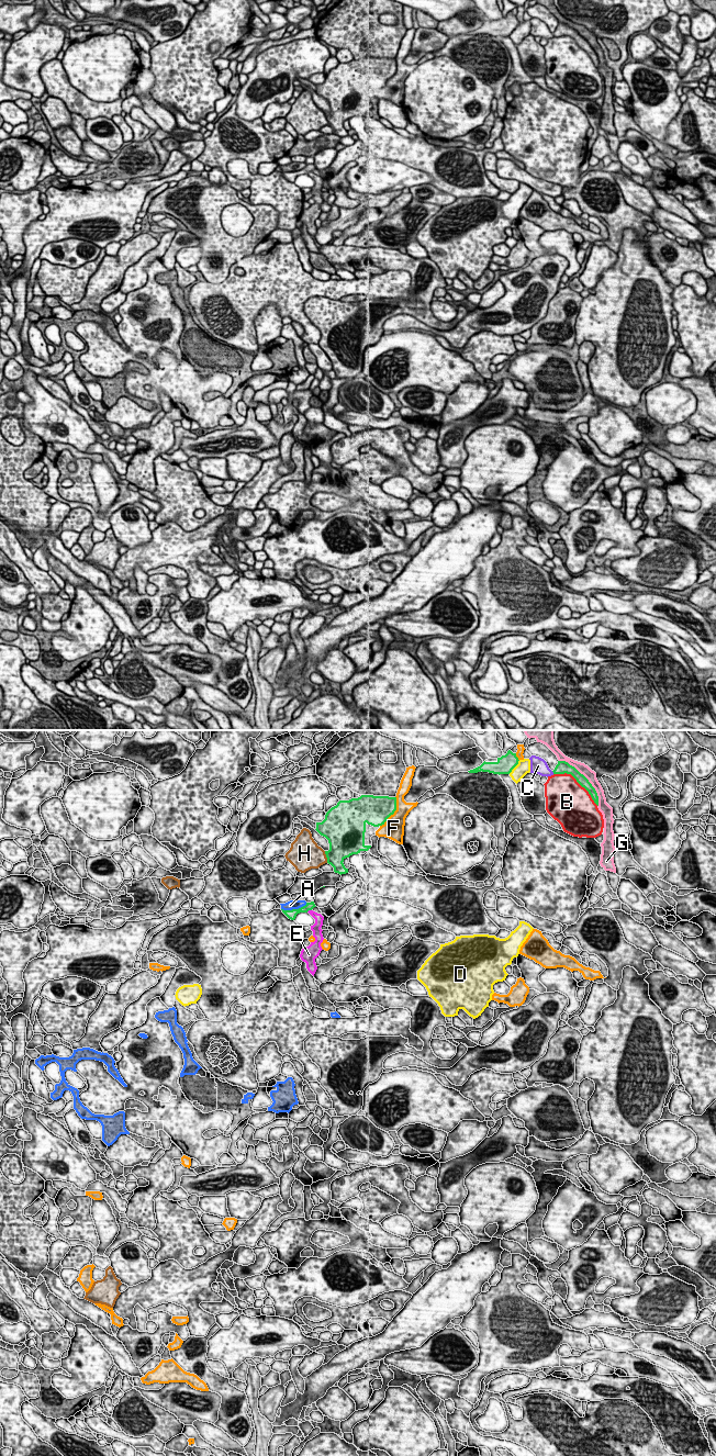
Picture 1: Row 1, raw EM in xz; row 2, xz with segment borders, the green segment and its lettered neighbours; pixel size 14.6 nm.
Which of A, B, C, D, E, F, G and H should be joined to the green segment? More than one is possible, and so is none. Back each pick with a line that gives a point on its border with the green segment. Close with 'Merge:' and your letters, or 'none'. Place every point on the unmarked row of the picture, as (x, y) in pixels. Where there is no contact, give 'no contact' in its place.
Merge: none

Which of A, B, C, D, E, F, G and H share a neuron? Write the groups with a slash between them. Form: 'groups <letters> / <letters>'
groups A / B / C / D / E / F / G / H

